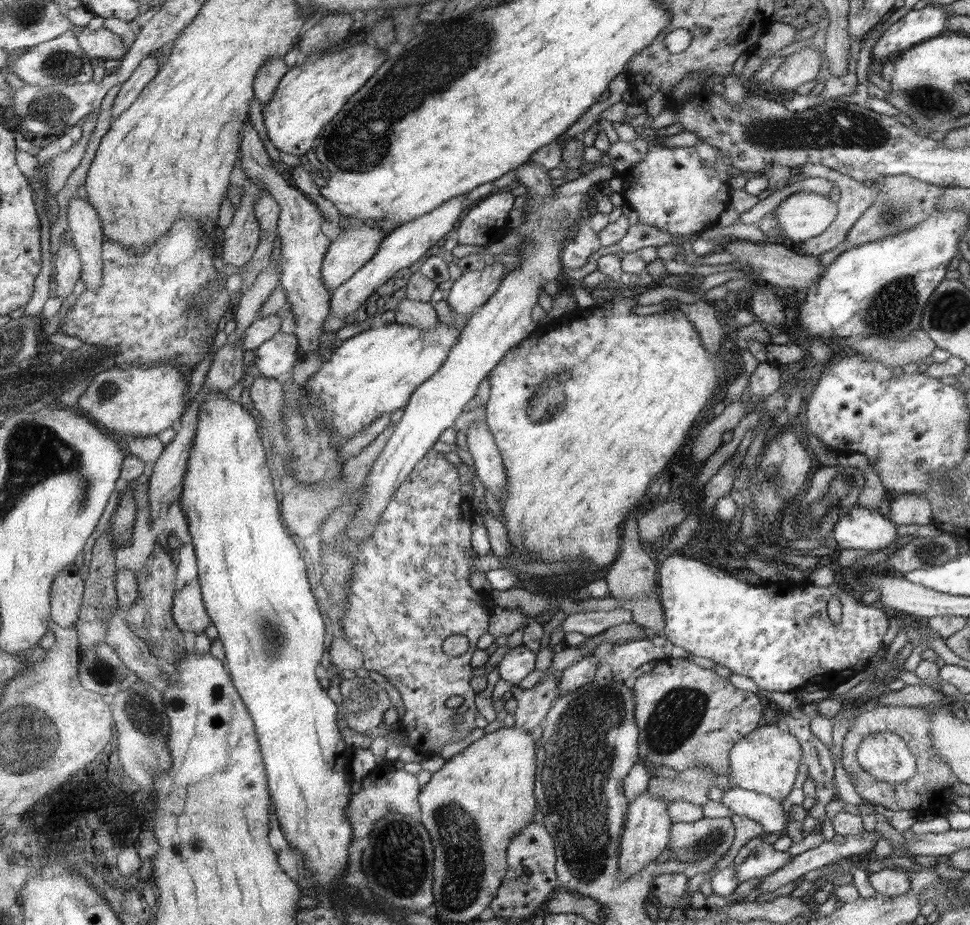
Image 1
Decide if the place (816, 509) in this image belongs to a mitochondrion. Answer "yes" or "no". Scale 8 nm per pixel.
yes

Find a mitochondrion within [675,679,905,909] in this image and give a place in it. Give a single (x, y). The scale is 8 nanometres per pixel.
(708, 842)

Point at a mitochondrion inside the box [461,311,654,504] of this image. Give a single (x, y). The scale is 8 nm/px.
(546, 403)

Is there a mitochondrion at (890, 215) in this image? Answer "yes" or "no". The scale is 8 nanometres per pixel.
yes

